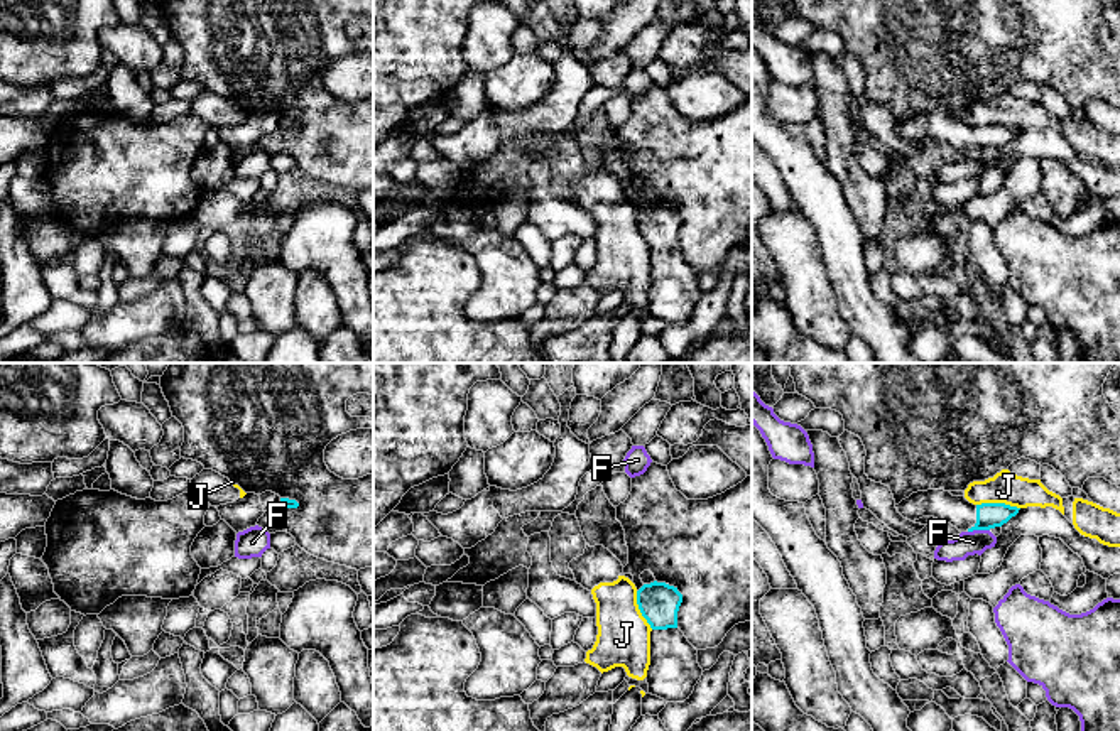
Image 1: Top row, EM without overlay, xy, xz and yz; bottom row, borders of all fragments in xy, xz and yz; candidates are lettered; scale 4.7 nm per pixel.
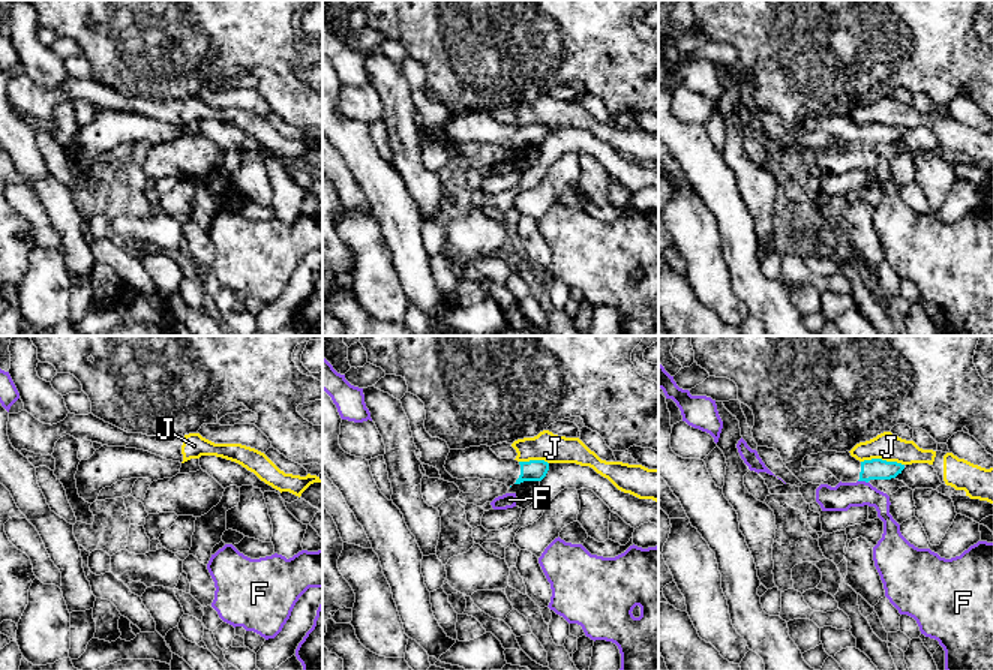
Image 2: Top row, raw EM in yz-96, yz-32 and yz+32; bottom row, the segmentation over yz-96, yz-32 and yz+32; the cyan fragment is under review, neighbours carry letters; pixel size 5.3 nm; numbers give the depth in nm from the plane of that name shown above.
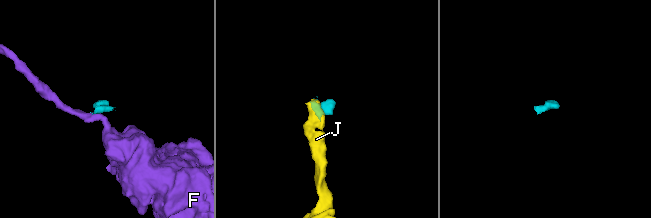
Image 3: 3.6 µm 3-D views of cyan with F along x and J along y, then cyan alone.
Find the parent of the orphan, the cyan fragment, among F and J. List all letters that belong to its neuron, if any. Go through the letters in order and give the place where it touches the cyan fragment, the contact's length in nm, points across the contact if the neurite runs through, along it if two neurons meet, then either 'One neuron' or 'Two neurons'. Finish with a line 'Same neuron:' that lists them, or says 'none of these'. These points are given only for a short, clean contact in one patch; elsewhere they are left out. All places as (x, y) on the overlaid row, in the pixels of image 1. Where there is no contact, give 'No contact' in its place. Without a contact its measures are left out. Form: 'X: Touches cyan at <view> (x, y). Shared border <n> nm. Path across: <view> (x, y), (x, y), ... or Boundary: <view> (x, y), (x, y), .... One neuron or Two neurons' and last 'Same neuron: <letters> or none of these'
F: Touches cyan at yz (978, 529). Shared border 110 nm. Boundary: yz (989, 529), (968, 532). Two neurons
J: Touches cyan at yz (999, 503). Shared border 200 nm. Boundary: yz (977, 503), (1009, 503), (1019, 508). Two neurons
Same neuron: none of these

